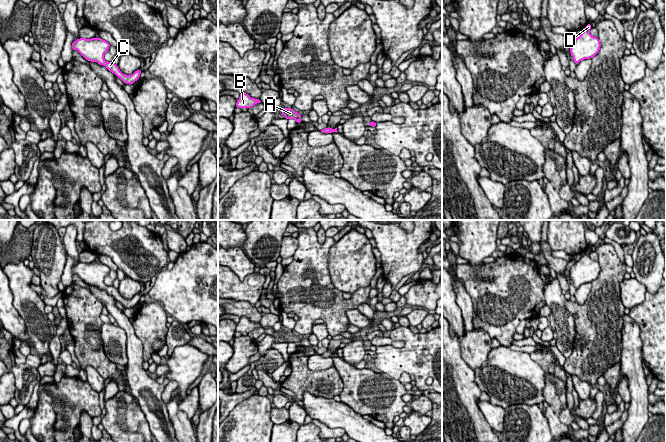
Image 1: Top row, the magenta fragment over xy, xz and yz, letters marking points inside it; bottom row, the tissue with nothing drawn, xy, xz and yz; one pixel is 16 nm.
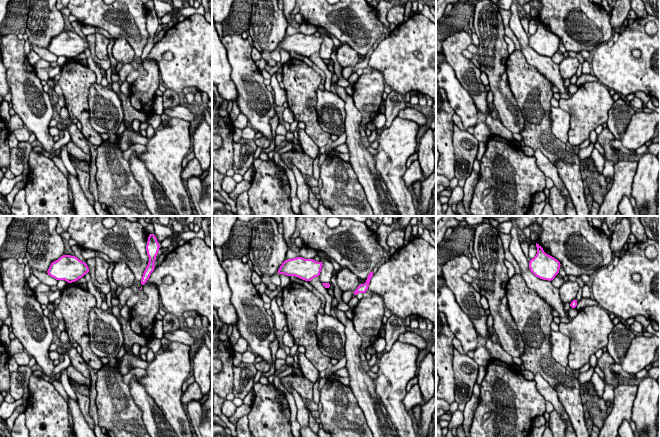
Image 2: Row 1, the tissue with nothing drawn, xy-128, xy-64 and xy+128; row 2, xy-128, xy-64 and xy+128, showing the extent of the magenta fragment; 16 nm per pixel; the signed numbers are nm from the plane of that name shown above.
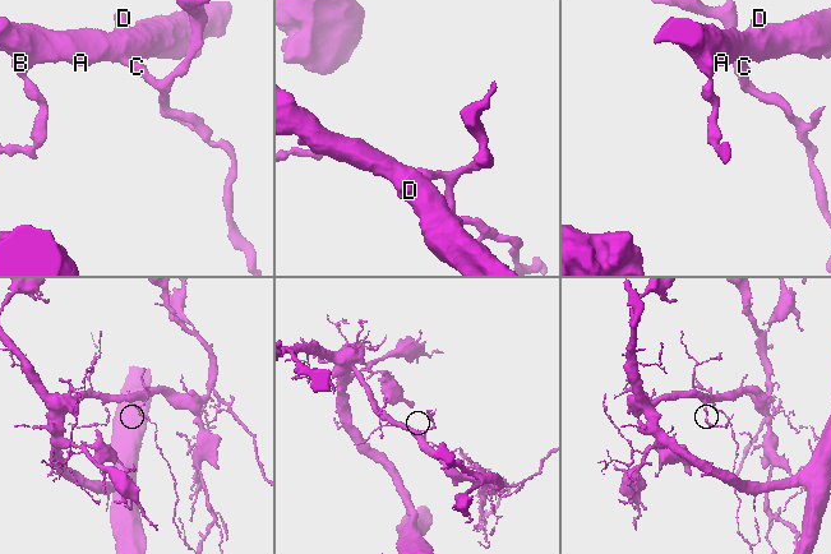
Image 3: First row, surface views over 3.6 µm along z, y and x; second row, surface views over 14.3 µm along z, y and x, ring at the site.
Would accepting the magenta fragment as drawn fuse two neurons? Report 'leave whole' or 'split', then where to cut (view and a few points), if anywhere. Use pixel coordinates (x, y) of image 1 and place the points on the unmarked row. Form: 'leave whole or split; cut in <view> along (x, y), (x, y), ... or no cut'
leave whole; no cut

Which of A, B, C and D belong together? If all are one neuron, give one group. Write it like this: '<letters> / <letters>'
A B C D

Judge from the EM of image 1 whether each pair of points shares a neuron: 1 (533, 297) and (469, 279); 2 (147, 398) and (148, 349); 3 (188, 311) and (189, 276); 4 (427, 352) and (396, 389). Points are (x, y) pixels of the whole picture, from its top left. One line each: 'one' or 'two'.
1: one
2: two
3: one
4: two

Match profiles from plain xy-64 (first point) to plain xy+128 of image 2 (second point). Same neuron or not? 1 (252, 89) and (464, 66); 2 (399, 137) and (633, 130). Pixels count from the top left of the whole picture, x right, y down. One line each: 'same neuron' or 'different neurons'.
1: same neuron
2: same neuron

